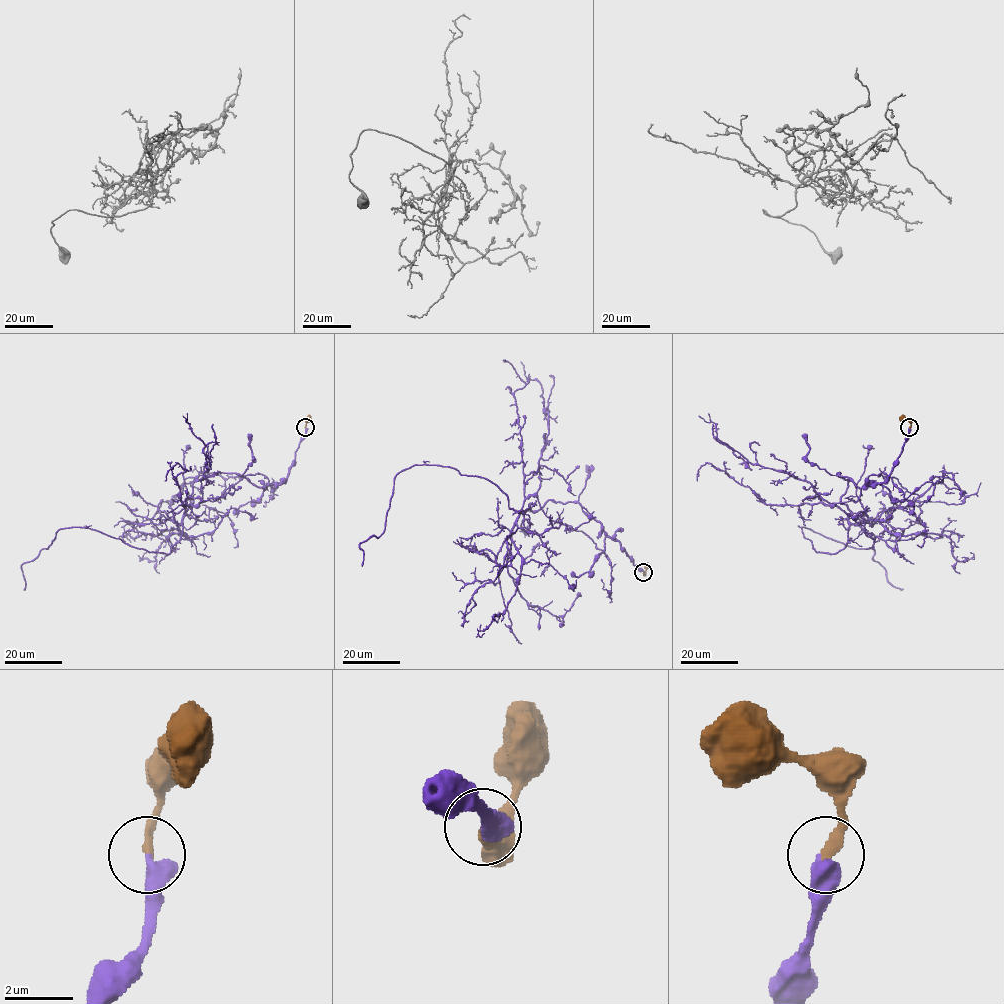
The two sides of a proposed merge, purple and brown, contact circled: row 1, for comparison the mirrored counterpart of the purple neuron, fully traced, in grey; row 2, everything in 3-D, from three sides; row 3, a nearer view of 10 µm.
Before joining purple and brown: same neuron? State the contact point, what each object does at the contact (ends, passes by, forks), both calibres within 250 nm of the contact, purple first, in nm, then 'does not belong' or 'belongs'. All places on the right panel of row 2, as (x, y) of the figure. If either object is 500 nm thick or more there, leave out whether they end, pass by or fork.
place (909, 427); calibres 550 and 280 nm; belongs

